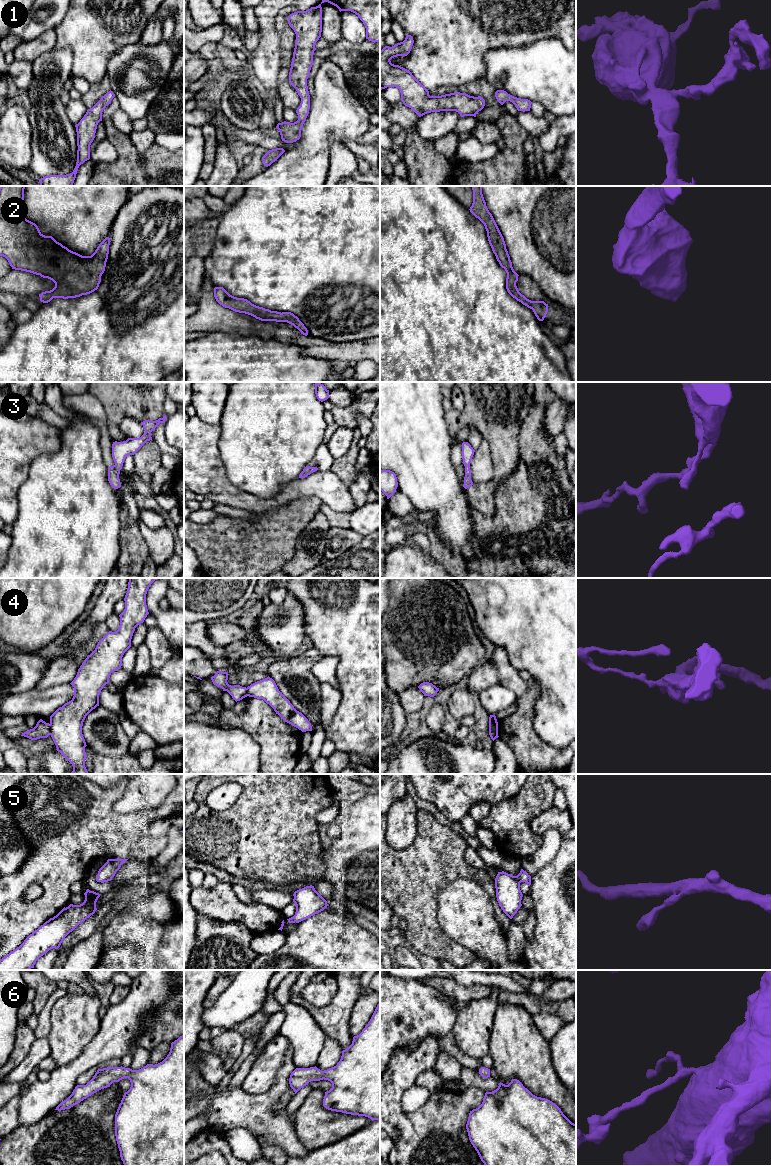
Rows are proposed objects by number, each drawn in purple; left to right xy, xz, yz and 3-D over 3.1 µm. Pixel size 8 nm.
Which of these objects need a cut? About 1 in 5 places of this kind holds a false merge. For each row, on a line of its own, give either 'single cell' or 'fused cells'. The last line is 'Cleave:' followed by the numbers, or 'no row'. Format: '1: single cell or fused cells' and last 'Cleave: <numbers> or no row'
1: single cell
2: single cell
3: single cell
4: fused cells
5: single cell
6: single cell
Cleave: 4

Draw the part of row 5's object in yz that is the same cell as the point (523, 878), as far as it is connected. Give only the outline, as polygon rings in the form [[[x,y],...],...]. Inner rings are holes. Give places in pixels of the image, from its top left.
[[[521,869],[517,876],[504,871],[498,872],[495,878],[496,897],[503,912],[512,919],[522,906],[523,894],[520,890],[520,883],[525,882],[531,885],[531,876]]]

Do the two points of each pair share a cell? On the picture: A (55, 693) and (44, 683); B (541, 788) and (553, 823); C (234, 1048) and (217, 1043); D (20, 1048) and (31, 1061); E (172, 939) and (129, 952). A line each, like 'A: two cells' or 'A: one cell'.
A: two cells
B: two cells
C: one cell
D: two cells
E: one cell

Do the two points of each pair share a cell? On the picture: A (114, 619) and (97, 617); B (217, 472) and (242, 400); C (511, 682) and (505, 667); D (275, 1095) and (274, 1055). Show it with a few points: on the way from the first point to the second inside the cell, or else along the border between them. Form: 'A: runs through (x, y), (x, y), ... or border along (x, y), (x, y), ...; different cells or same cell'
A: border along (113, 612), (104, 622); different cells
B: border along (219, 437), (219, 455), (225, 474), (230, 482); different cells
C: runs through (511, 678), (506, 671); same cell
D: border along (284, 1057), (273, 1085), (267, 1091), (257, 1094); different cells

